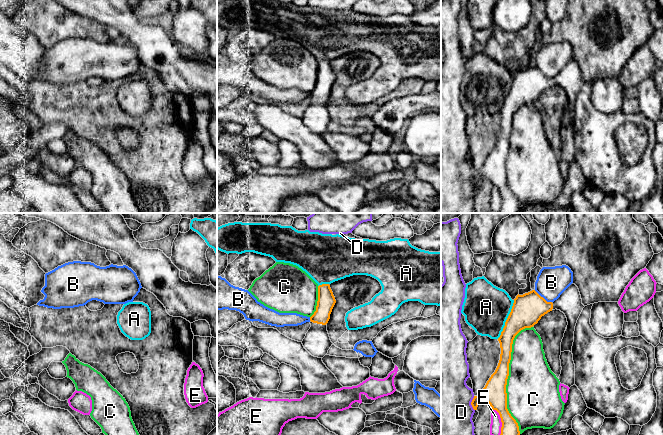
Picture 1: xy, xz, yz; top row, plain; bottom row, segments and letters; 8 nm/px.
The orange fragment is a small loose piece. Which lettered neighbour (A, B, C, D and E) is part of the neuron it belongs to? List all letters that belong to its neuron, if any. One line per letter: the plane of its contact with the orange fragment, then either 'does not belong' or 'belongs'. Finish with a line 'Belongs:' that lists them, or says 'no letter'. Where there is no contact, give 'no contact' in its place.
A: contact in yz; does not belong
B: contact in yz; does not belong
C: contact in yz; does not belong
D: contact in yz; does not belong
E: contact in yz; does not belong
Belongs: no letter

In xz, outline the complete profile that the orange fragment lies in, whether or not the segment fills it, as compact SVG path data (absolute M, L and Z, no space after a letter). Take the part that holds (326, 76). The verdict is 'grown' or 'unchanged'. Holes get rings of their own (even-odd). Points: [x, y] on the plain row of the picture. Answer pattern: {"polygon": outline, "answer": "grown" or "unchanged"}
{"polygon": "M319 61L316 87L310 93L311 103L302 117L304 124L314 133L323 134L333 120L327 107L327 99L335 79L330 61Z", "answer": "grown"}

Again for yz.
{"polygon": "M573 59L554 78L547 78L535 66L523 71L518 70L514 75L511 88L498 114L501 124L498 142L482 168L474 172L471 178L474 186L477 186L480 178L487 178L499 189L502 198L500 213L519 213L520 211L518 199L507 185L506 169L515 112L521 106L533 103L548 88L557 85L565 90L568 98L561 118L561 128L572 128L575 102L584 83L579 65Z", "answer": "grown"}

